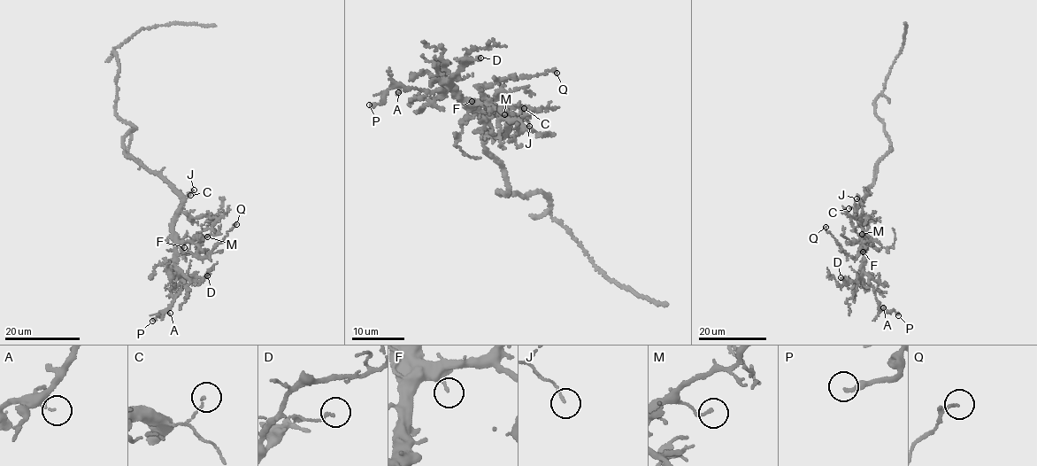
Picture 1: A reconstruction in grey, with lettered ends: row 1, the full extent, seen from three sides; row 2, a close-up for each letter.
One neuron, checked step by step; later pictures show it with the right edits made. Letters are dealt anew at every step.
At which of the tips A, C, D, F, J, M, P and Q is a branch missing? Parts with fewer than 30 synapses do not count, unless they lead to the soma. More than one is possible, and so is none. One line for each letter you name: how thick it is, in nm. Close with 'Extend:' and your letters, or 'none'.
Extend: none

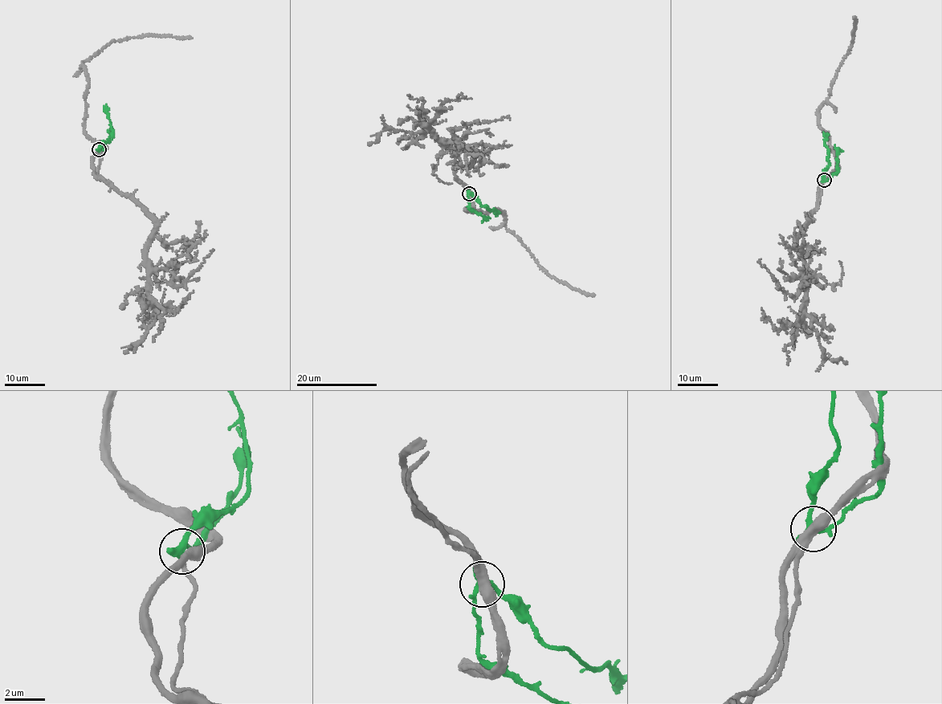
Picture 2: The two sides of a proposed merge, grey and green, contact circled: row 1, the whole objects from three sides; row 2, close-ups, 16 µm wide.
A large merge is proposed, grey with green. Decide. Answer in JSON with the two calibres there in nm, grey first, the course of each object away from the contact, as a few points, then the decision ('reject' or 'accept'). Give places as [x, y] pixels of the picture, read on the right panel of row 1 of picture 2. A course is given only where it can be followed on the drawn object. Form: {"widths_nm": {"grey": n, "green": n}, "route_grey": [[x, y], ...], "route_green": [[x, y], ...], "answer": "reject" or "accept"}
{"widths_nm": {"grey": 440, "green": 320}, "route_grey": [[824, 180], [796, 249], [805, 268], [805, 314], [824, 357], [846, 364]], "route_green": [[824, 180], [829, 162], [827, 146], [825, 144], [826, 133]], "answer": "reject"}

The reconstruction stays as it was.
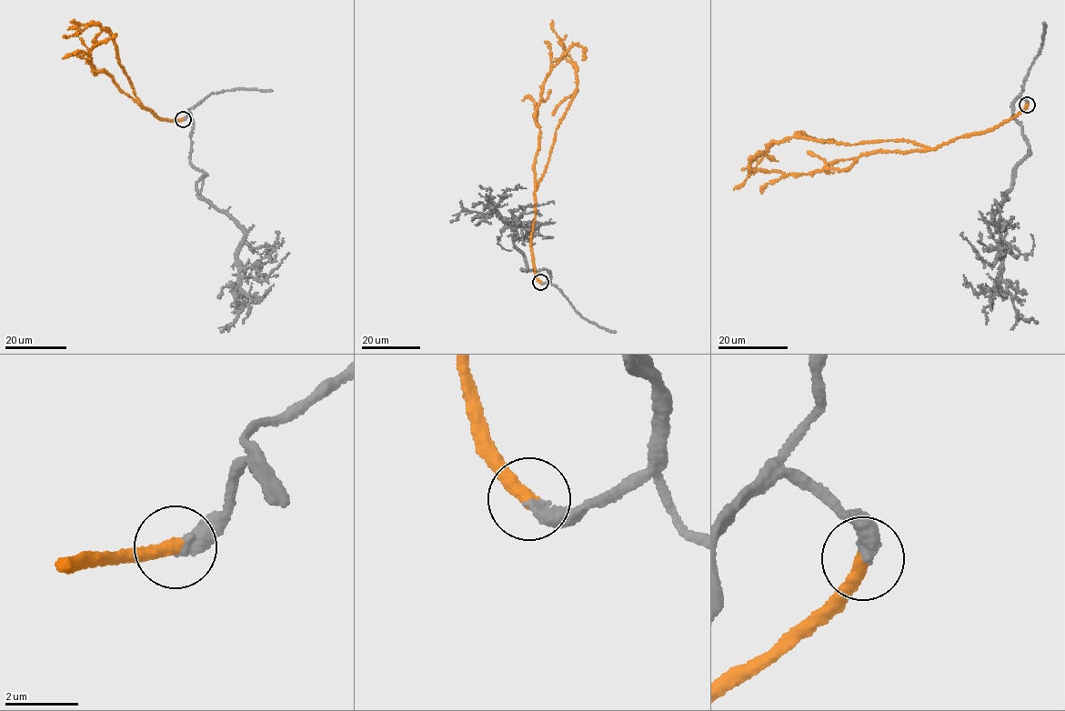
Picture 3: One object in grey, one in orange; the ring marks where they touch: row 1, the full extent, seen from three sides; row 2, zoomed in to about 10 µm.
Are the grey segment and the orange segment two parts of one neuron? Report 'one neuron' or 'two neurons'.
one neuron

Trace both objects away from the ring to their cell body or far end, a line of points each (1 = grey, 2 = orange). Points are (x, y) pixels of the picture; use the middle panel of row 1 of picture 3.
1: (540, 282), (547, 270), (521, 269), (524, 255), (514, 244), (526, 225), (492, 211), (464, 210), (449, 221)
2: (540, 282), (531, 247), (535, 191), (558, 122), (577, 89), (577, 66), (553, 30), (552, 20)

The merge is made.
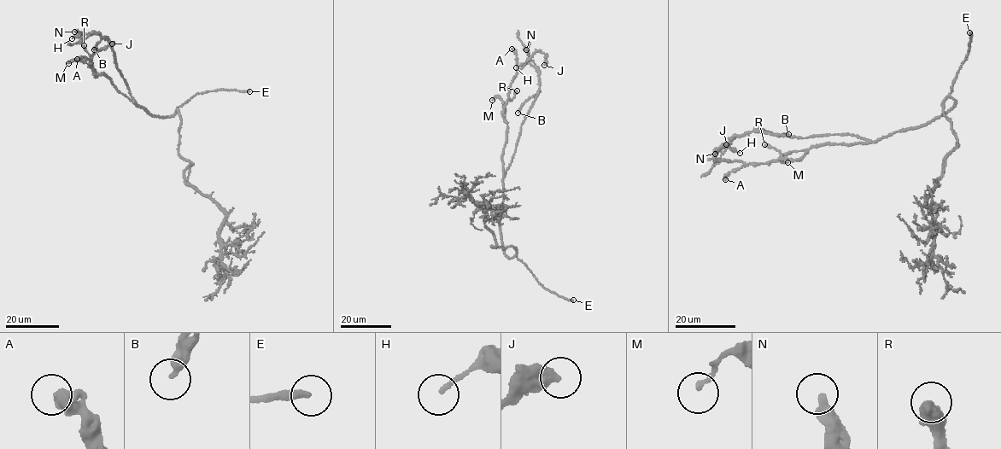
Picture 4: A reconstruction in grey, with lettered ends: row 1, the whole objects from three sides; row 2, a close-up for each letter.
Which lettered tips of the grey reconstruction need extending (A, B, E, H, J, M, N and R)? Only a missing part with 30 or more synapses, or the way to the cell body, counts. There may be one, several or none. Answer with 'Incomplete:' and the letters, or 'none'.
Incomplete: E

